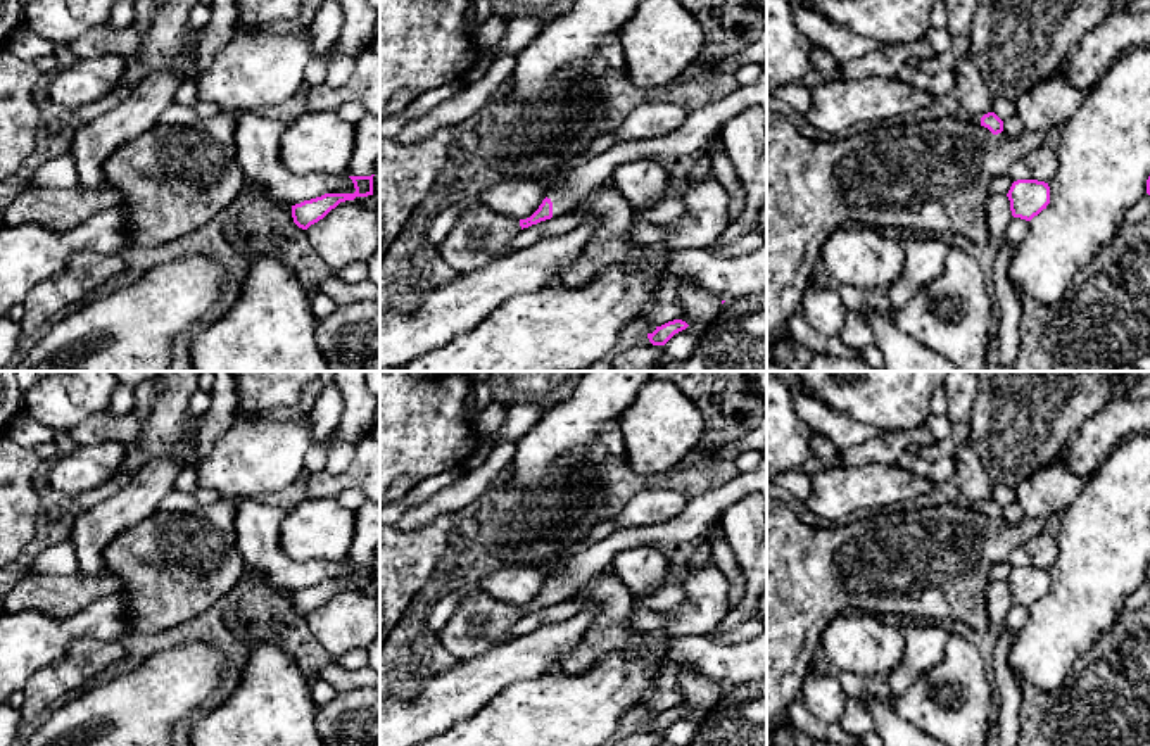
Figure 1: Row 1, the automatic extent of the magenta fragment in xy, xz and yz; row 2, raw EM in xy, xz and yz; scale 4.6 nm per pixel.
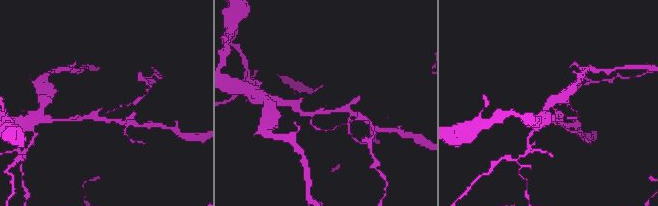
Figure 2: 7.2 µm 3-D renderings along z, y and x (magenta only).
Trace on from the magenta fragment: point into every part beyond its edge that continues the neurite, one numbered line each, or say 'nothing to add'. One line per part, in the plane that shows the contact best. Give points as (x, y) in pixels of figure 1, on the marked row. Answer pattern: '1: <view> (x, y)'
nothing to add

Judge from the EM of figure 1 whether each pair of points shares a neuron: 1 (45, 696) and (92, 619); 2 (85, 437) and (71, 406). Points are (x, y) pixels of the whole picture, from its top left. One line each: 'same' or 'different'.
1: different
2: different

